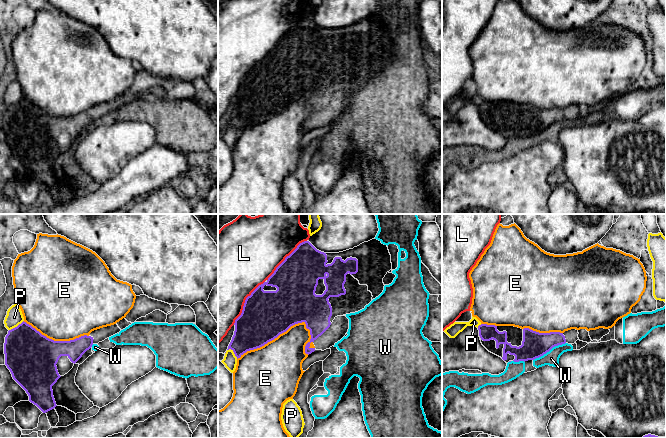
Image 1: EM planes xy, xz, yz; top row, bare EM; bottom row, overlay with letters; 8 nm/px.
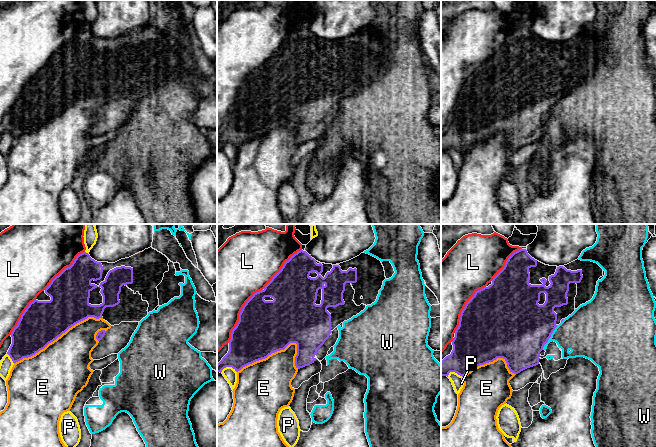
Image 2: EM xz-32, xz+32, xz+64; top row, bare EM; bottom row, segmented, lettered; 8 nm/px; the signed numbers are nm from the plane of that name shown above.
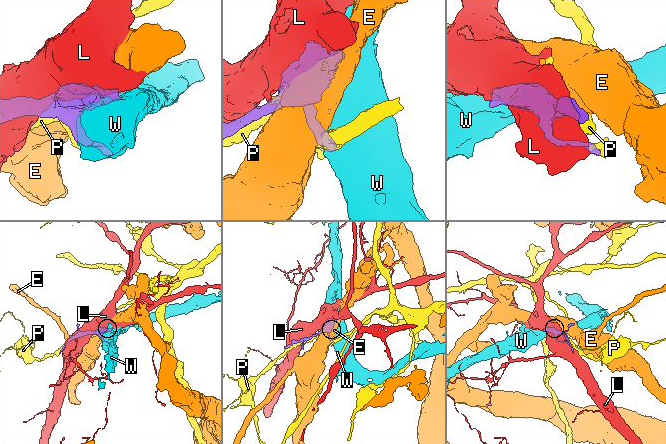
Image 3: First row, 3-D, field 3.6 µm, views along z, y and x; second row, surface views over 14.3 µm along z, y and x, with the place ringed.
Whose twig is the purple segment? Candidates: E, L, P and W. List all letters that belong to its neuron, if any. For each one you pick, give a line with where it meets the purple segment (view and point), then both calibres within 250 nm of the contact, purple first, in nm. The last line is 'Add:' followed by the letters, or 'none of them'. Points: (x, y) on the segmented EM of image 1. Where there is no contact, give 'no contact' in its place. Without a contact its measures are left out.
Add: none of them

